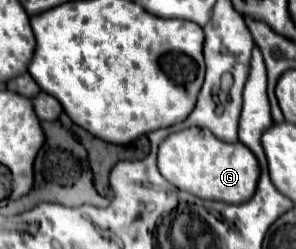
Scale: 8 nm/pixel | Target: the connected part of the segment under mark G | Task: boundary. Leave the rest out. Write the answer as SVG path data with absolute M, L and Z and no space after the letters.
M187 128L169 134L159 146L159 172L179 190L185 190L203 200L221 200L227 204L247 202L259 182L259 162L255 154L241 142L227 144L215 138L207 128Z

